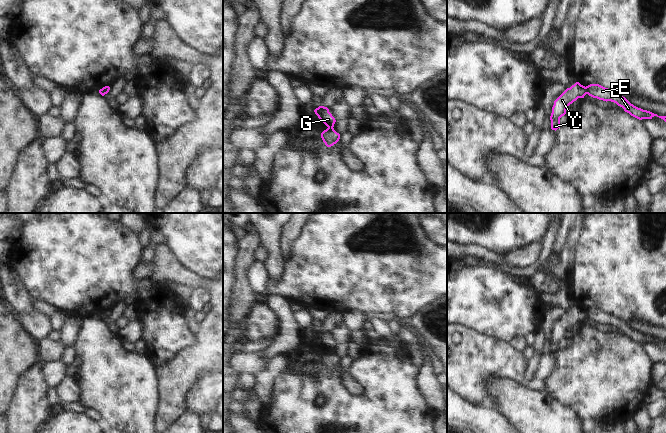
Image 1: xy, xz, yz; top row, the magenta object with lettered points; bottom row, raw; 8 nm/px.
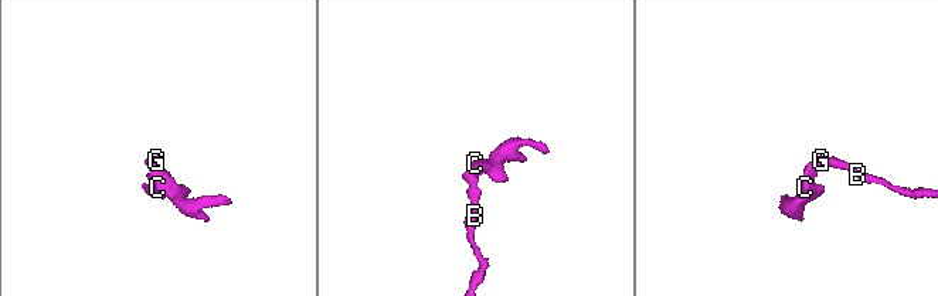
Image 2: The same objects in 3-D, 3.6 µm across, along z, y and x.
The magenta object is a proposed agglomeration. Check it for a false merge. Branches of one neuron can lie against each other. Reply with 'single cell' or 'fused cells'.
fused cells

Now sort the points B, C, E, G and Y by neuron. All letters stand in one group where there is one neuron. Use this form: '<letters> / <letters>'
B E / C G Y

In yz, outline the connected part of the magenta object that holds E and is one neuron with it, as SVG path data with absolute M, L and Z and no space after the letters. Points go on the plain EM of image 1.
M590 308L590 309L586 310L586 318L588 318L589 320L591 320L591 321L593 321L593 322L597 322L597 323L599 323L599 324L603 324L603 325L606 325L606 326L607 326L607 325L614 326L614 327L616 327L618 330L622 331L625 336L629 337L631 340L633 340L633 341L635 341L635 342L637 342L637 343L639 343L639 344L642 344L642 343L652 343L654 340L657 340L657 341L663 343L663 344L666 346L666 340L658 340L657 338L654 338L654 337L650 336L650 335L643 334L643 333L641 333L641 332L638 332L638 331L634 330L633 328L631 328L625 321L619 319L617 316L615 316L615 315L613 315L613 314L610 314L610 313L608 313L608 312L605 312L605 311L603 311L603 310L599 309L599 308Z

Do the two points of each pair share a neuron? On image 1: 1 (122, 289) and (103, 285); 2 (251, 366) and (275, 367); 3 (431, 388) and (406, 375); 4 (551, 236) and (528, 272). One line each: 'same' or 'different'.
1: same
2: different
3: different
4: same

